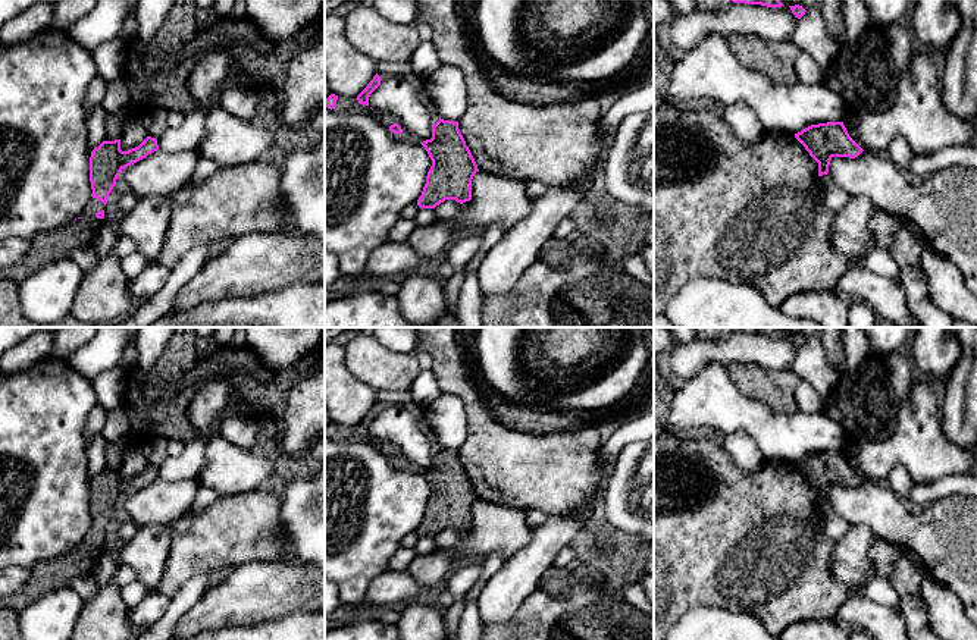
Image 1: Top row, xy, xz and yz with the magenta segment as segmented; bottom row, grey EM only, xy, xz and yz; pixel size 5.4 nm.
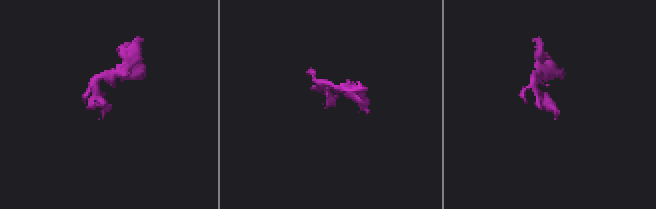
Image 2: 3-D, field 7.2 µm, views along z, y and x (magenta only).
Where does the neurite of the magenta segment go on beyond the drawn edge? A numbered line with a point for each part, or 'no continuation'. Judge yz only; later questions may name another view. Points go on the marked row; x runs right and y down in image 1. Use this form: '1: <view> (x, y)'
no continuation

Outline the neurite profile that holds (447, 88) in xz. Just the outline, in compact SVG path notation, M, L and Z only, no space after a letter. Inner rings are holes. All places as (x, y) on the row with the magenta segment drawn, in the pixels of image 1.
M441 65L425 79L428 94L444 120L458 122L467 110L467 85L464 73L451 65Z

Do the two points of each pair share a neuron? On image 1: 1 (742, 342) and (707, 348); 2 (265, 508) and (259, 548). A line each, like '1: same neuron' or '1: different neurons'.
1: same neuron
2: same neuron

